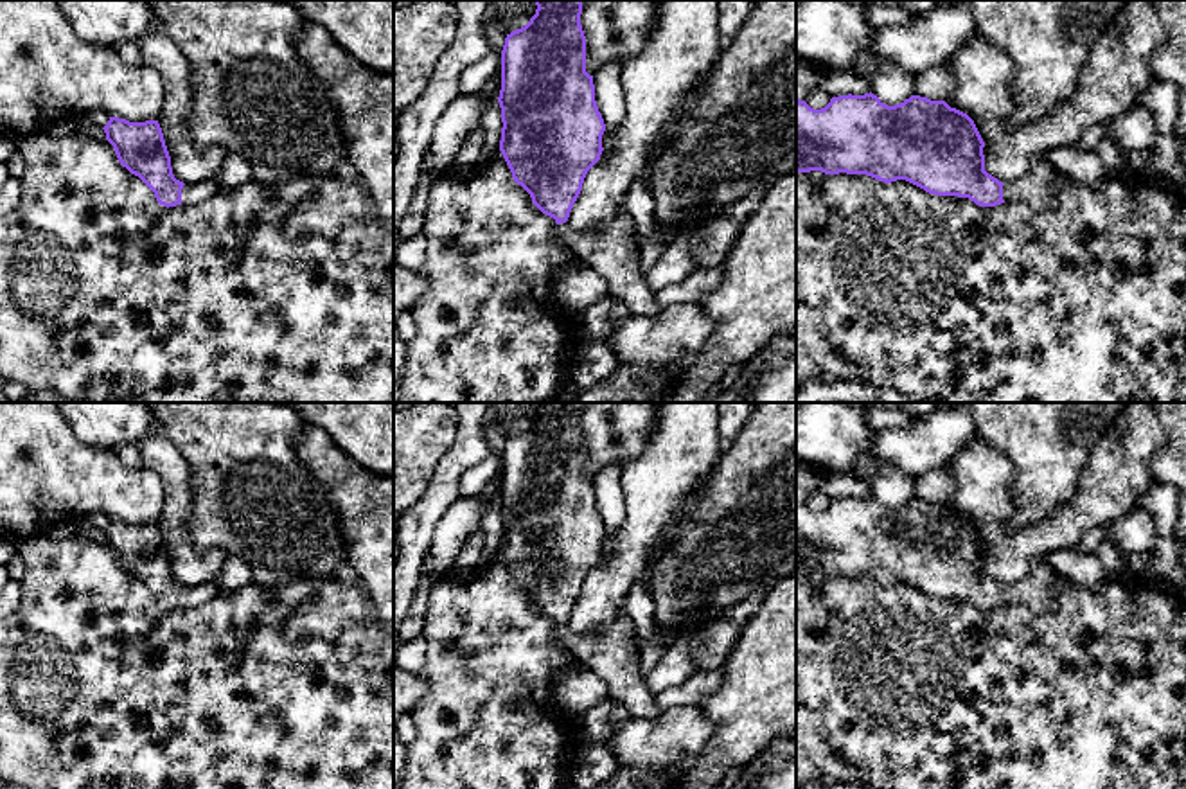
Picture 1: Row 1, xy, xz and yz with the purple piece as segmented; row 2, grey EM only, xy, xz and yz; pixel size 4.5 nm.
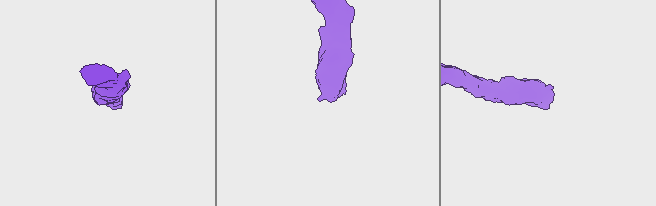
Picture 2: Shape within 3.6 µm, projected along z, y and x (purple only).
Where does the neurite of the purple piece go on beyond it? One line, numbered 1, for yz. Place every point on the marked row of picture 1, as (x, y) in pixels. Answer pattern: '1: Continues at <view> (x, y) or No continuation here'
1: Continues at yz (1039, 187)

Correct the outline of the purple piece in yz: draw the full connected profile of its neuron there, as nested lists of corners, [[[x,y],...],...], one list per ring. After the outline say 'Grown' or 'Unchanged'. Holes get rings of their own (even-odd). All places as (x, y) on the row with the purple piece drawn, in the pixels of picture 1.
[[[839,95],[814,110],[796,99],[796,173],[866,174],[891,183],[906,180],[929,194],[969,198],[979,207],[1024,201],[1033,210],[1055,208],[1058,203],[1058,173],[1037,155],[1028,173],[1012,182],[999,182],[985,171],[985,142],[974,120],[945,101],[911,95],[888,106],[877,95]]]. Grown

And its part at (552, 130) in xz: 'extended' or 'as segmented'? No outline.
extended

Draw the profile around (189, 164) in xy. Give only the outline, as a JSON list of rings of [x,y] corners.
[[[158,27],[137,41],[142,63],[155,68],[164,81],[164,102],[158,124],[171,156],[176,180],[199,183],[217,178],[226,153],[219,147],[198,149],[187,126],[194,106],[190,66],[180,47]]]

